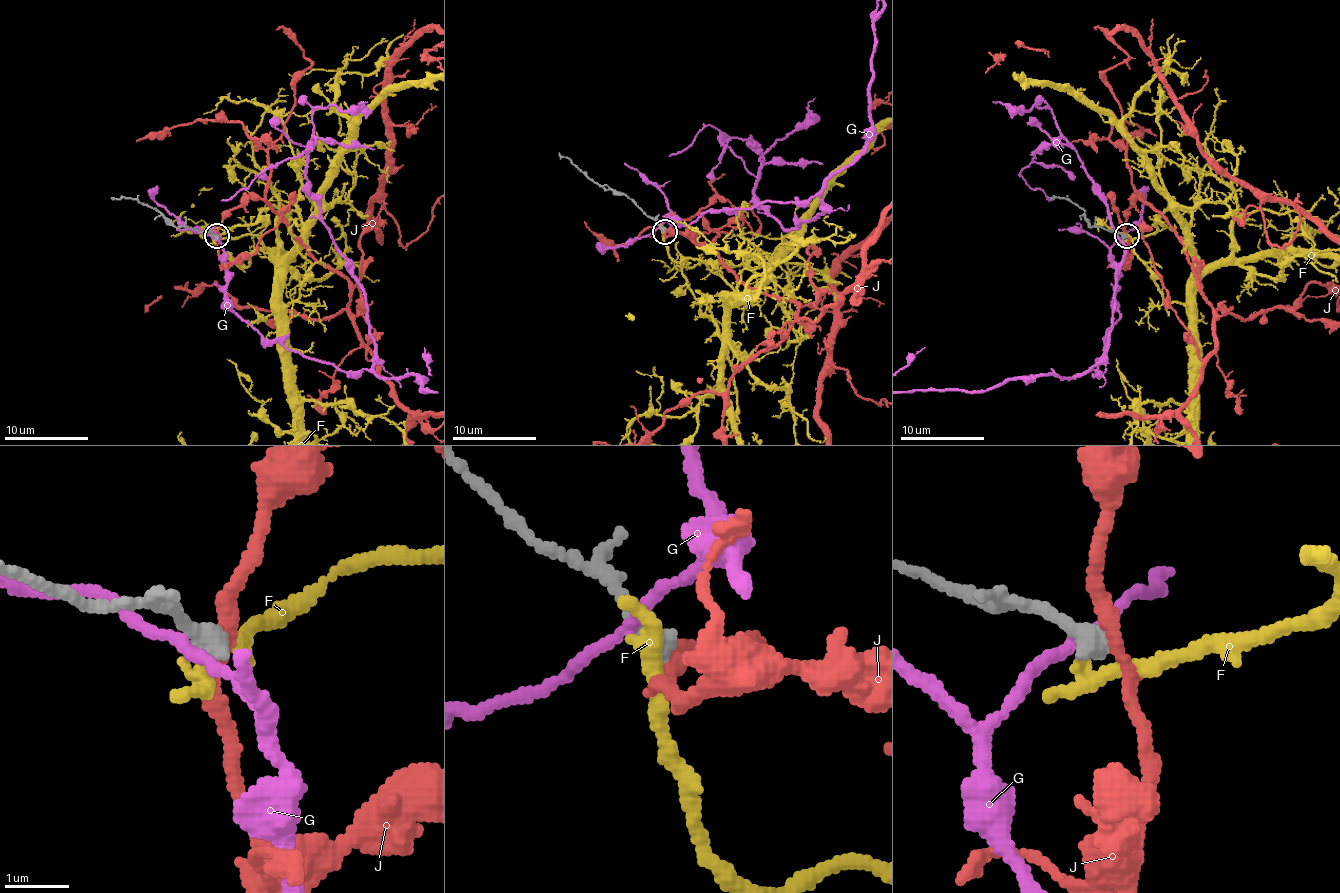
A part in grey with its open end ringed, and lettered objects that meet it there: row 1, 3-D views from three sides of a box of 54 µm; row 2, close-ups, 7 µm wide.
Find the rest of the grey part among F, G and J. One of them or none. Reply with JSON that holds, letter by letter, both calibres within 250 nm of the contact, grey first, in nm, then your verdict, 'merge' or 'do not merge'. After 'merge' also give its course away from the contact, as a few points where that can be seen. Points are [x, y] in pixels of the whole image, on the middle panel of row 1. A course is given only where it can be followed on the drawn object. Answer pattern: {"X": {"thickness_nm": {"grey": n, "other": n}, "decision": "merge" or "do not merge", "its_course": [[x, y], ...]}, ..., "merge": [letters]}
{"F": {"thickness_nm": {"grey": 360, "other": 280}, "decision": "do not merge"}, "G": {"thickness_nm": {"grey": 380, "other": 170}, "decision": "do not merge"}, "J": {"thickness_nm": {"grey": 360, "other": 240}, "decision": "do not merge"}, "merge": []}

